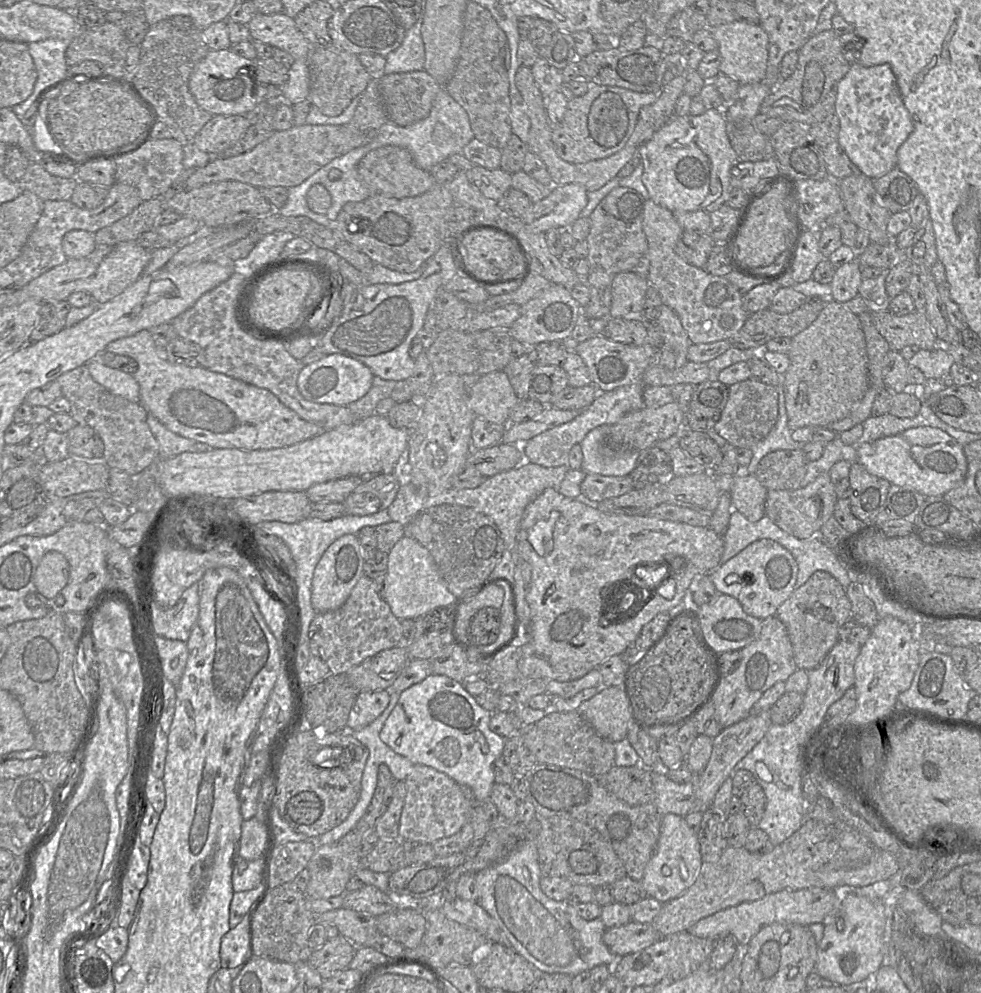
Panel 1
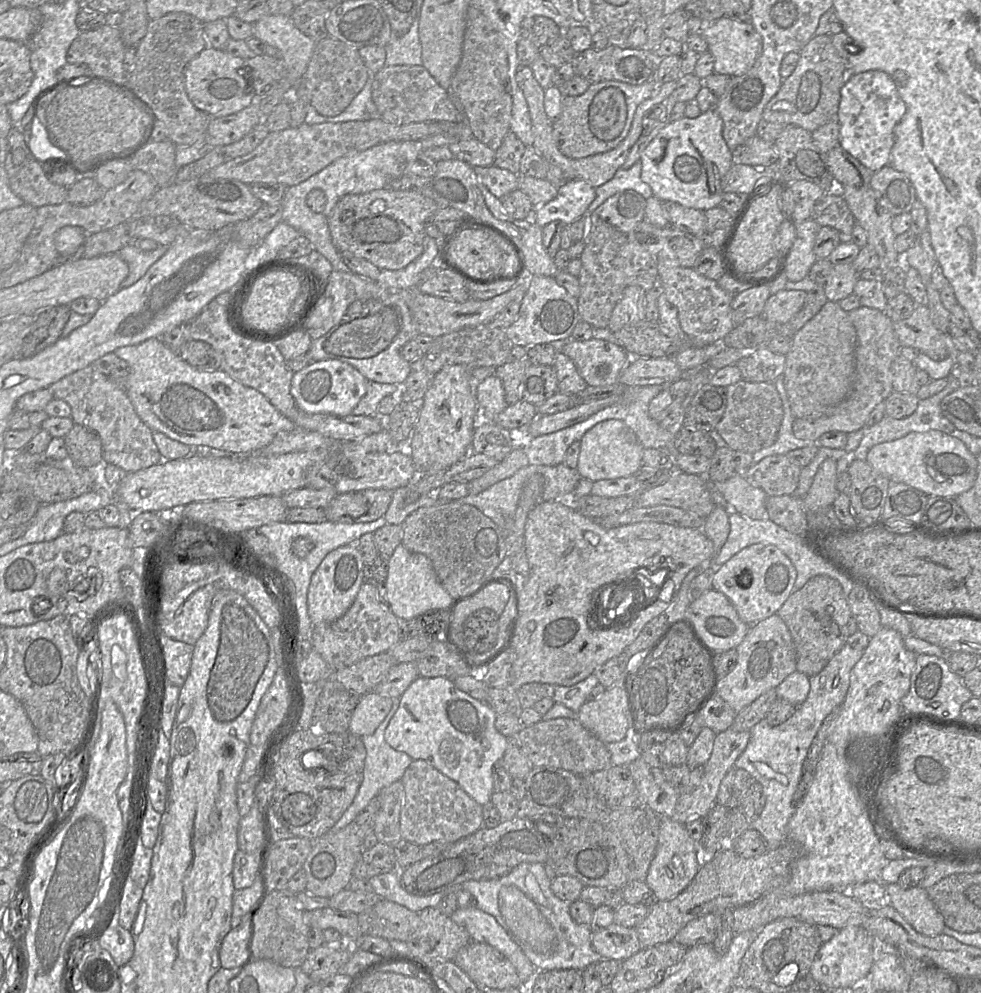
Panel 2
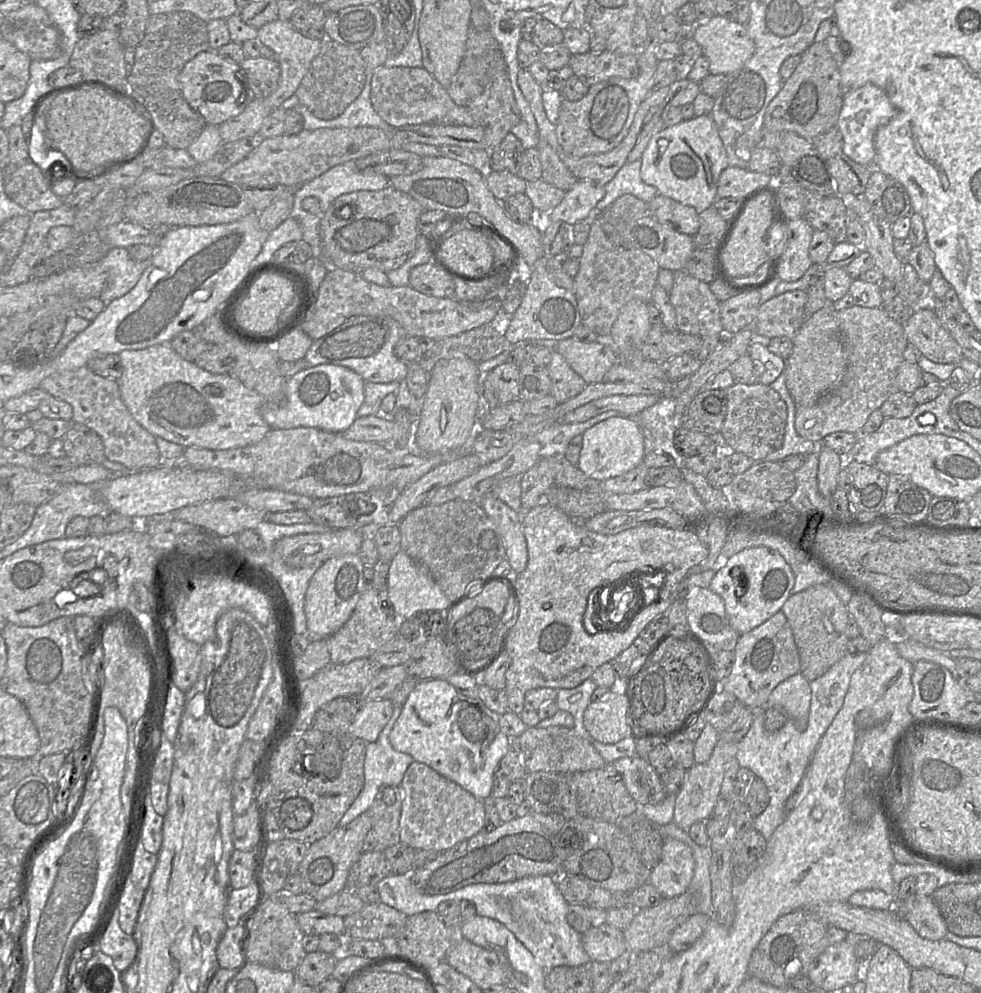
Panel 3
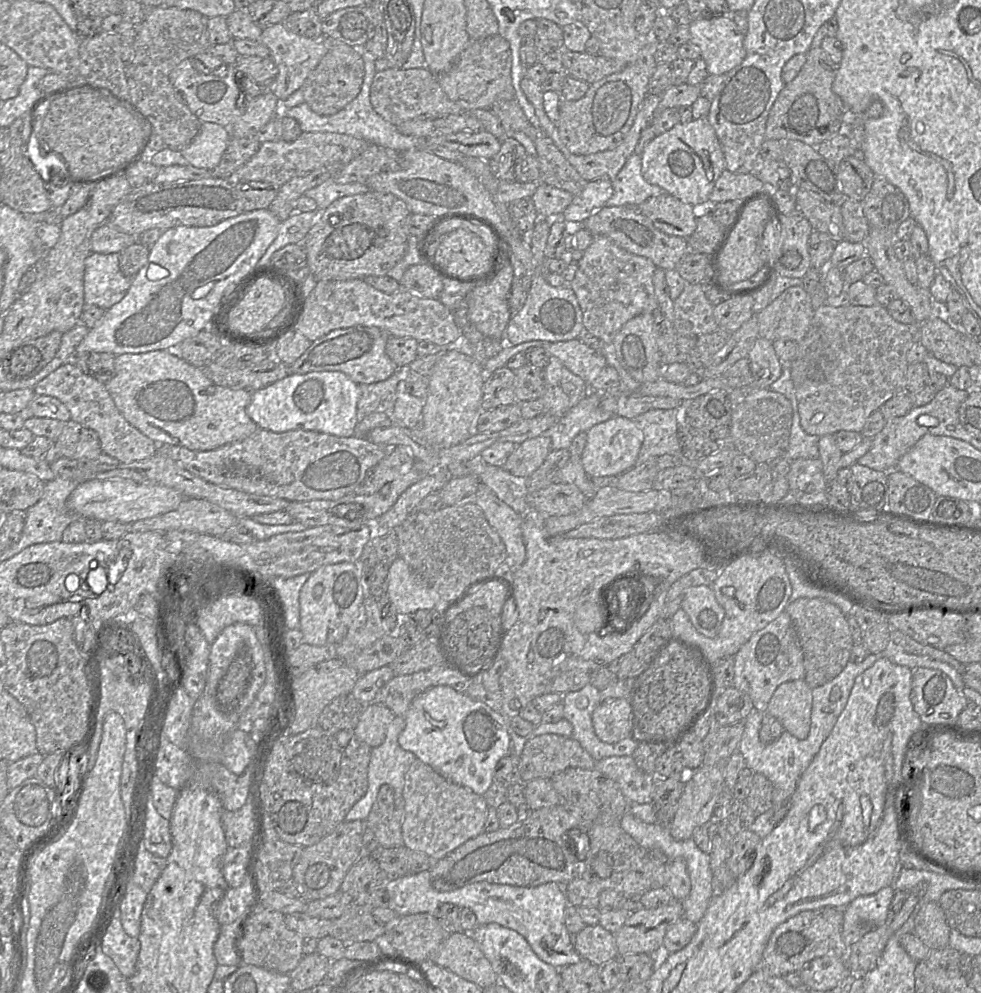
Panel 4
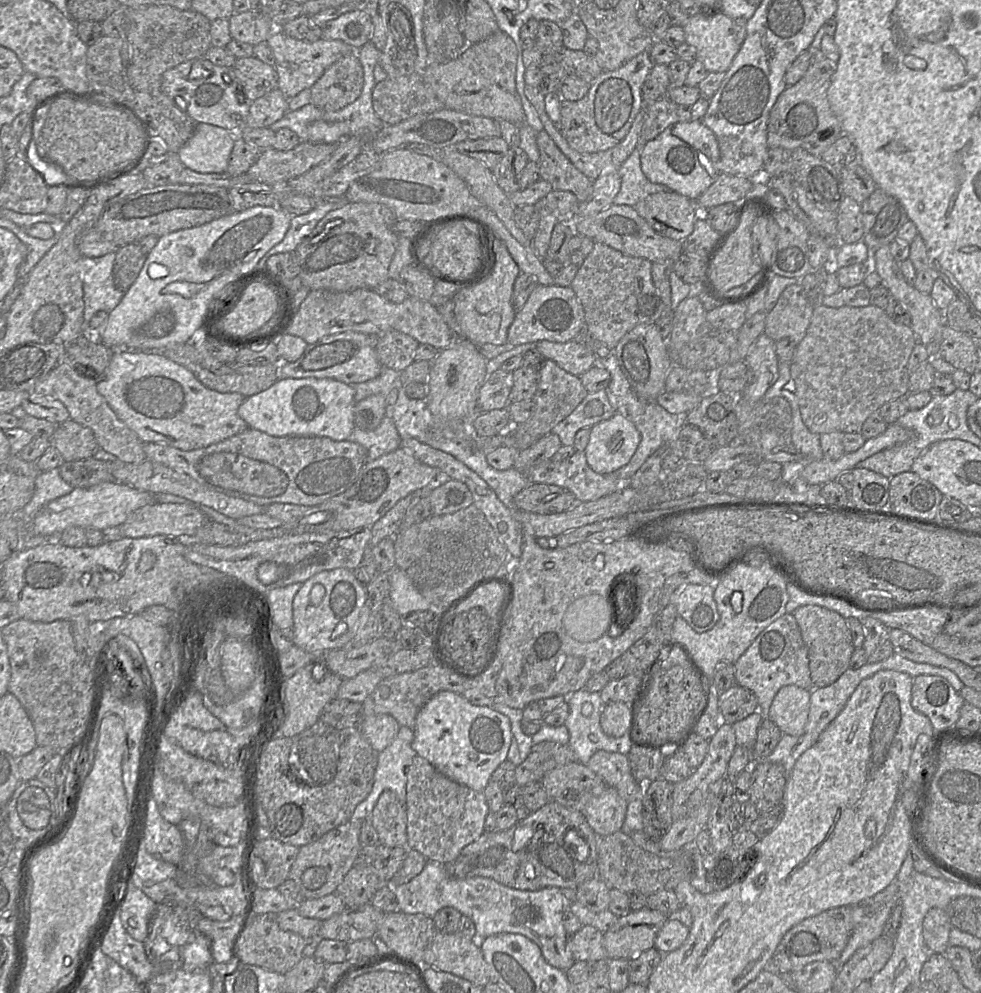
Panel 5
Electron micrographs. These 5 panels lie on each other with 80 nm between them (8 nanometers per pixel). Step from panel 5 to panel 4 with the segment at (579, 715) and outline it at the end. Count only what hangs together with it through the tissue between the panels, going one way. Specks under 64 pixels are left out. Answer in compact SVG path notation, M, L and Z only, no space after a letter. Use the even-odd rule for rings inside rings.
M588 683L579 691L563 695L563 718L572 724L572 738L592 756L595 761L612 756L632 756L637 744L625 738L615 744L607 744L598 739L592 725L592 713L600 703L596 687Z

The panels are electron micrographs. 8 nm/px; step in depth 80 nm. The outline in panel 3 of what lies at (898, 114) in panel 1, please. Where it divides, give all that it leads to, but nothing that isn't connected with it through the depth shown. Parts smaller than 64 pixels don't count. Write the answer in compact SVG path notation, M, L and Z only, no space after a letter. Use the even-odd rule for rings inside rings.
M865 84L859 88L846 90L837 122L843 137L843 153L863 166L873 167L875 156L874 136L897 113L885 92L876 85Z

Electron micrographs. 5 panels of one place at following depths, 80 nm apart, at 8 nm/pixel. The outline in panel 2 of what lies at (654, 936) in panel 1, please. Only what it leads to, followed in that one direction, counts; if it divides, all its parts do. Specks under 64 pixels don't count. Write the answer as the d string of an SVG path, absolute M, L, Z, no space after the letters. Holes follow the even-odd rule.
M615 923L606 928L595 928L592 946L603 959L618 961L624 961L642 949L635 927Z

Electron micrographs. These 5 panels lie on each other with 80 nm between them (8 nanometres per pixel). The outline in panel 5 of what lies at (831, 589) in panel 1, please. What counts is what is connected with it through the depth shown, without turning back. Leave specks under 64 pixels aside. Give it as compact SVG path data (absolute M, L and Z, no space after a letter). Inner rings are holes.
M812 604L800 606L791 614L807 646L813 687L823 688L831 685L849 668L849 662L855 649L846 619L833 610Z

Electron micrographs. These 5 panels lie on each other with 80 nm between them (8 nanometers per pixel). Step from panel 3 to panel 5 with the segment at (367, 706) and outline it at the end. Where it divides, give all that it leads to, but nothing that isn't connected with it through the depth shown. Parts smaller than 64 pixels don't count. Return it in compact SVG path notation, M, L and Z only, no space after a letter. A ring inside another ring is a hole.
M389 714L364 716L359 730L371 746L380 752L395 739L400 725Z

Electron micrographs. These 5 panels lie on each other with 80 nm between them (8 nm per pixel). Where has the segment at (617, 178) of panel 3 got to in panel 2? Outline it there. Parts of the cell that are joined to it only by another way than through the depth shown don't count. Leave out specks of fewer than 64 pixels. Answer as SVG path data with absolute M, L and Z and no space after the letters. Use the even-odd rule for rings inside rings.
M640 159L629 169L618 169L609 181L595 188L595 198L588 206L586 215L592 214L606 199L623 190L634 190L645 199L653 196L650 186L641 180Z

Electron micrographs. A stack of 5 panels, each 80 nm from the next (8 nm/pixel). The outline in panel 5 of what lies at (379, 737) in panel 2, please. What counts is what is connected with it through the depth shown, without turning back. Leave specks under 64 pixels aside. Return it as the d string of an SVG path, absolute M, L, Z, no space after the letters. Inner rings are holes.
M400 726L395 739L384 750L378 753L374 782L369 795L359 803L350 820L369 820L379 796L384 790L392 791L405 806L406 769L417 755L412 748L414 731Z

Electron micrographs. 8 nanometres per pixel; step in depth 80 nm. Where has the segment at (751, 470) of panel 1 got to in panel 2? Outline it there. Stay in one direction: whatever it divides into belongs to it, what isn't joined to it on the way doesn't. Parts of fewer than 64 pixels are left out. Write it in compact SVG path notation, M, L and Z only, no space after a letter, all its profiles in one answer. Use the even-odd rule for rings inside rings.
M783 376L778 377L774 382L783 406L783 419L776 441L769 447L763 448L752 457L752 465L756 465L760 460L767 456L786 454L789 451L806 447L814 442L804 441L796 438L793 434L793 416L788 400L788 395L784 386Z

